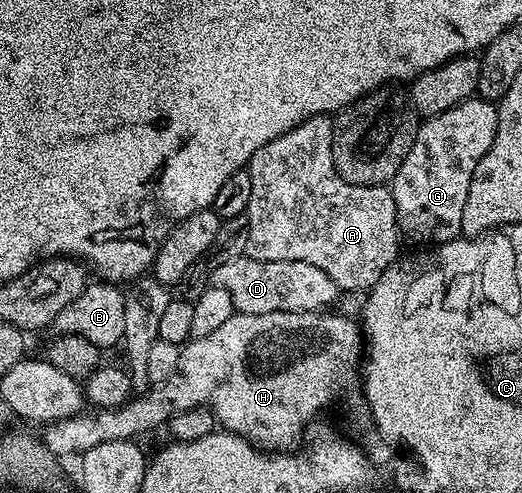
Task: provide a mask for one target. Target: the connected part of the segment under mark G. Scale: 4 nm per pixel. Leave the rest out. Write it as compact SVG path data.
M473 97L456 104L456 108L448 108L448 112L440 112L440 116L425 119L416 132L416 140L404 156L404 164L396 172L394 181L388 188L392 192L392 200L396 204L396 220L398 232L403 239L415 242L418 248L437 248L452 242L462 234L462 217L464 216L464 200L468 200L468 184L472 184L472 172L476 172L476 164L492 148L492 140L498 127L498 108L495 103L484 98Z

